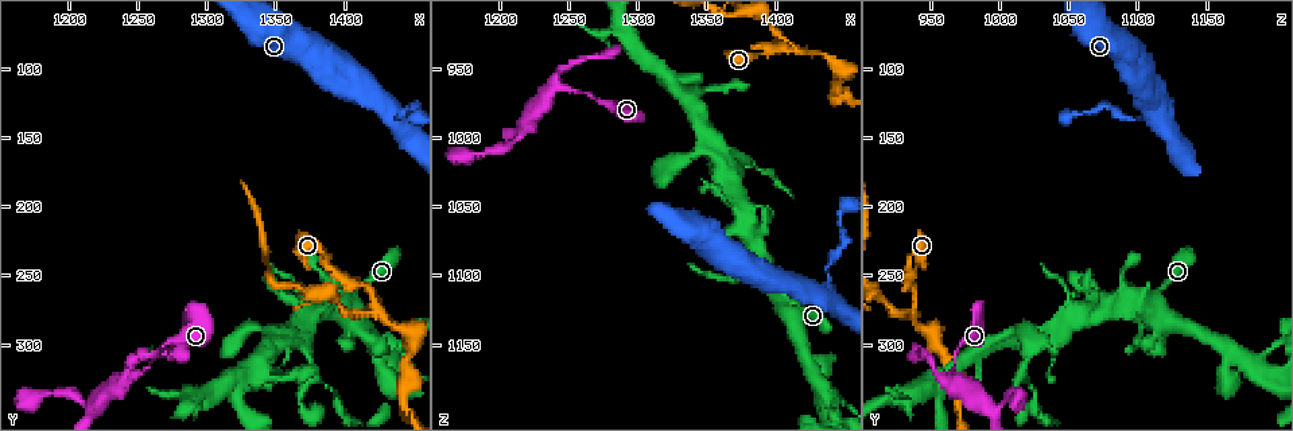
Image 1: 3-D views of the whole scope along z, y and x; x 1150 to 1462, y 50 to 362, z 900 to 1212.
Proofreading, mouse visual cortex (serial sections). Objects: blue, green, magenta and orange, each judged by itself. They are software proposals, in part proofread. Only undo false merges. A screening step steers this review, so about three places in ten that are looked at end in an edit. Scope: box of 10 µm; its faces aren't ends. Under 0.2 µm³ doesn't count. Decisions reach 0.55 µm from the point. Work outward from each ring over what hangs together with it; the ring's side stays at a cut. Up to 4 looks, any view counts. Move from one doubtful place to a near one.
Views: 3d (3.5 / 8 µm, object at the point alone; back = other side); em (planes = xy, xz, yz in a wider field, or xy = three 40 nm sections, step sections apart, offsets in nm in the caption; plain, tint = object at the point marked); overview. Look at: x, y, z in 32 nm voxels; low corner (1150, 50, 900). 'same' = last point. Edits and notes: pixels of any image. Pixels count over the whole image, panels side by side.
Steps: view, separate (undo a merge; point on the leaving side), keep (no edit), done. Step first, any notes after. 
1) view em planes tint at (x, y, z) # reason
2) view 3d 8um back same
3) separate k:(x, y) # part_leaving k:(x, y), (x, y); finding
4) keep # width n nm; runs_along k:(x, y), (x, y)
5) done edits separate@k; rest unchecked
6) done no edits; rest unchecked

view 3d 8um at (1240, 326, 964) # sudden change in width

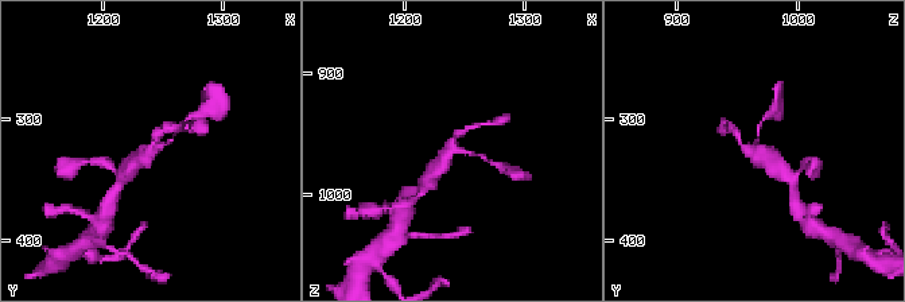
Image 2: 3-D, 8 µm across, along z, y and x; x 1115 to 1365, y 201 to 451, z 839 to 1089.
view em xy step 3 tint same

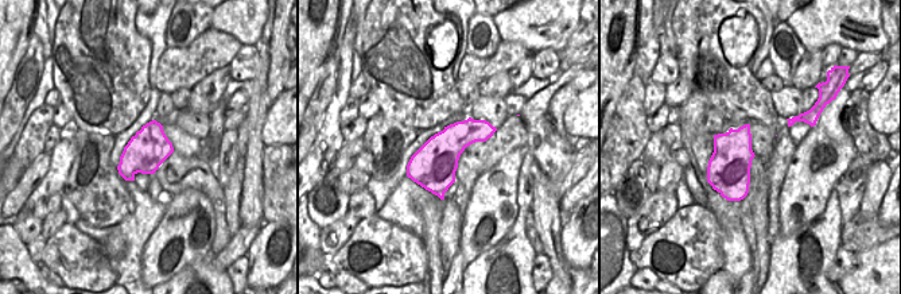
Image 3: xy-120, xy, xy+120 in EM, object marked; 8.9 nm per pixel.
keep # runs_along 2:(181, 128), (129, 167); all the same cell

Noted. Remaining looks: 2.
view 3d 8um at (1420, 266, 938) # branch point

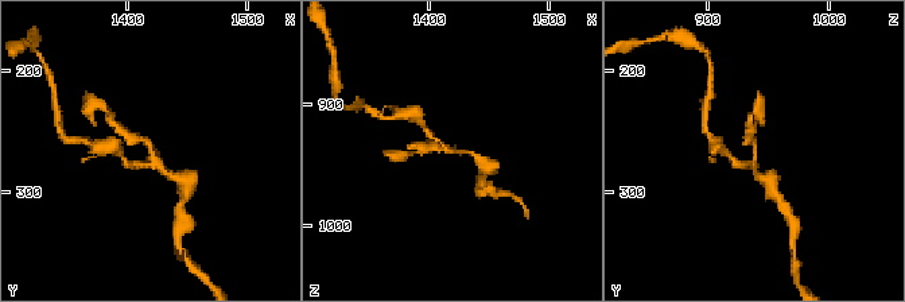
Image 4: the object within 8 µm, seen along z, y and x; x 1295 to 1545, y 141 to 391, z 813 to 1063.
view em xy step 1 tint same # need the tissue

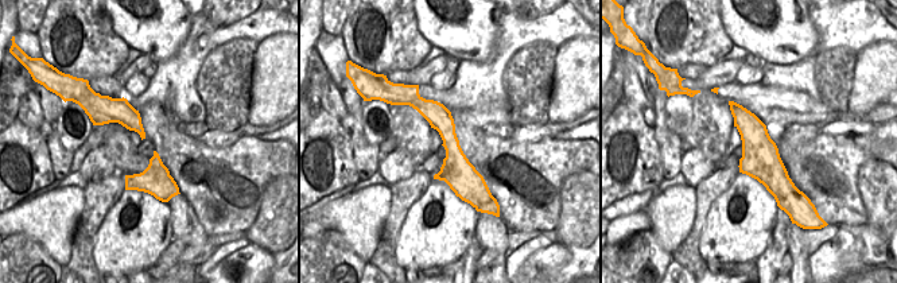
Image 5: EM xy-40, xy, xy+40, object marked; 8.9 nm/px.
keep # runs_along 4:(119, 128), (144, 142), (175, 177); continuous, no second cell

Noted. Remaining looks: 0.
done no edits; rest unchecked

